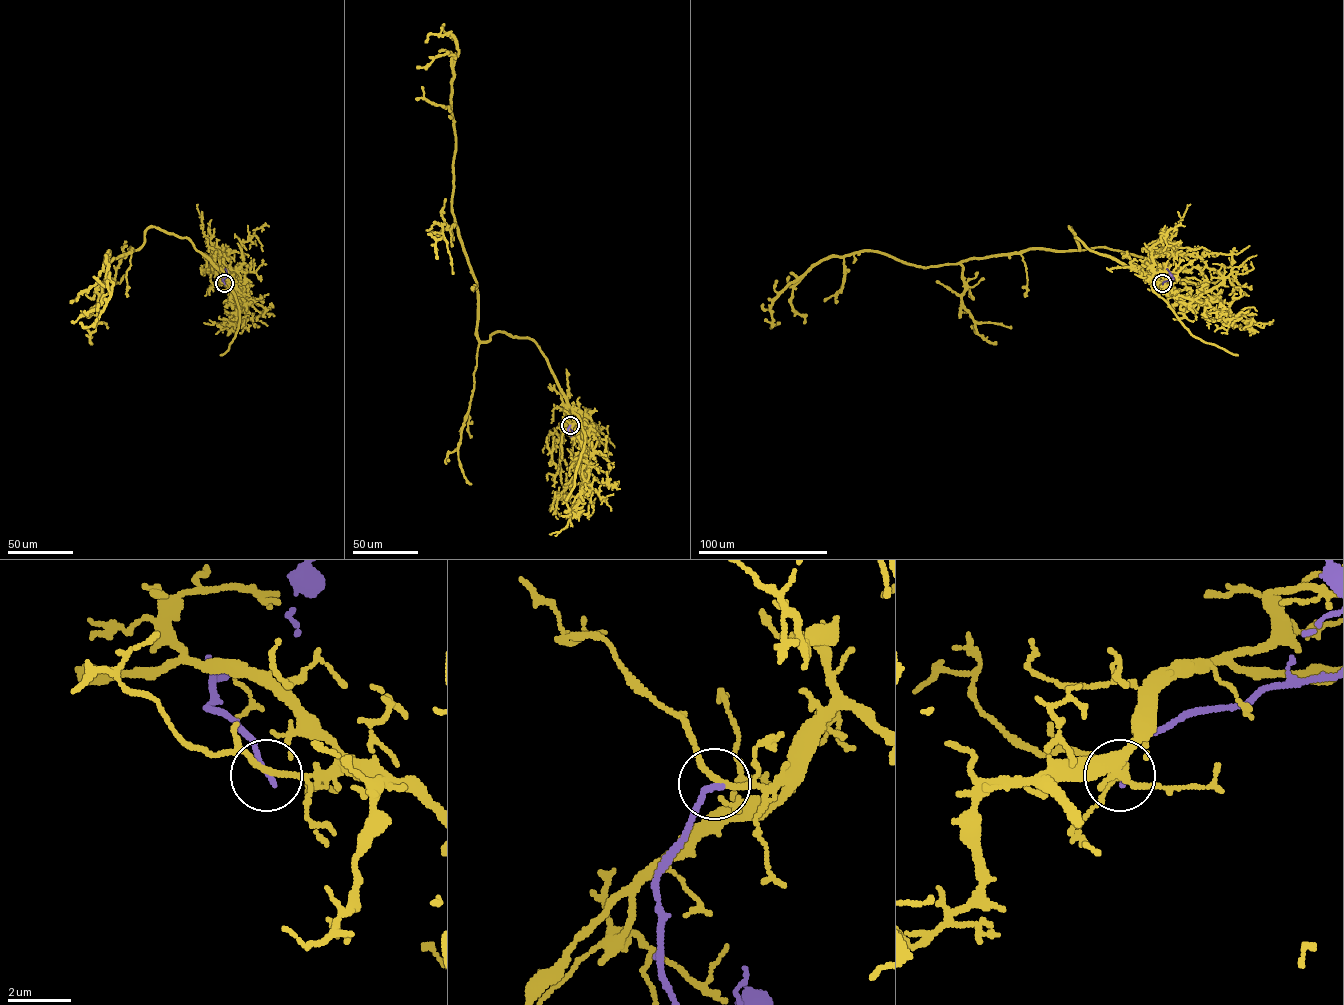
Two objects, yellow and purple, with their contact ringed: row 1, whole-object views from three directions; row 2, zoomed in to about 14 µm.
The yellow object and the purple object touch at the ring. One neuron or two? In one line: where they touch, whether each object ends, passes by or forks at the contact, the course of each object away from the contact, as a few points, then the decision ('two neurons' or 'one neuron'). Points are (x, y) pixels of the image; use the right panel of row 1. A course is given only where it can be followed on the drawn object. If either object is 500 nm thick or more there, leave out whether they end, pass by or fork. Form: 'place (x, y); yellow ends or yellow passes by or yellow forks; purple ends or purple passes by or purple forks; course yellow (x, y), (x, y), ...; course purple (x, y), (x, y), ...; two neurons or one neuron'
place (1162, 283); yellow forks; purple ends; course yellow (1162, 283), (1069, 227), (1079, 250), (926, 267), (828, 256), (774, 301), (780, 322); course purple (1162, 283), (1173, 278), (1166, 268); two neurons

